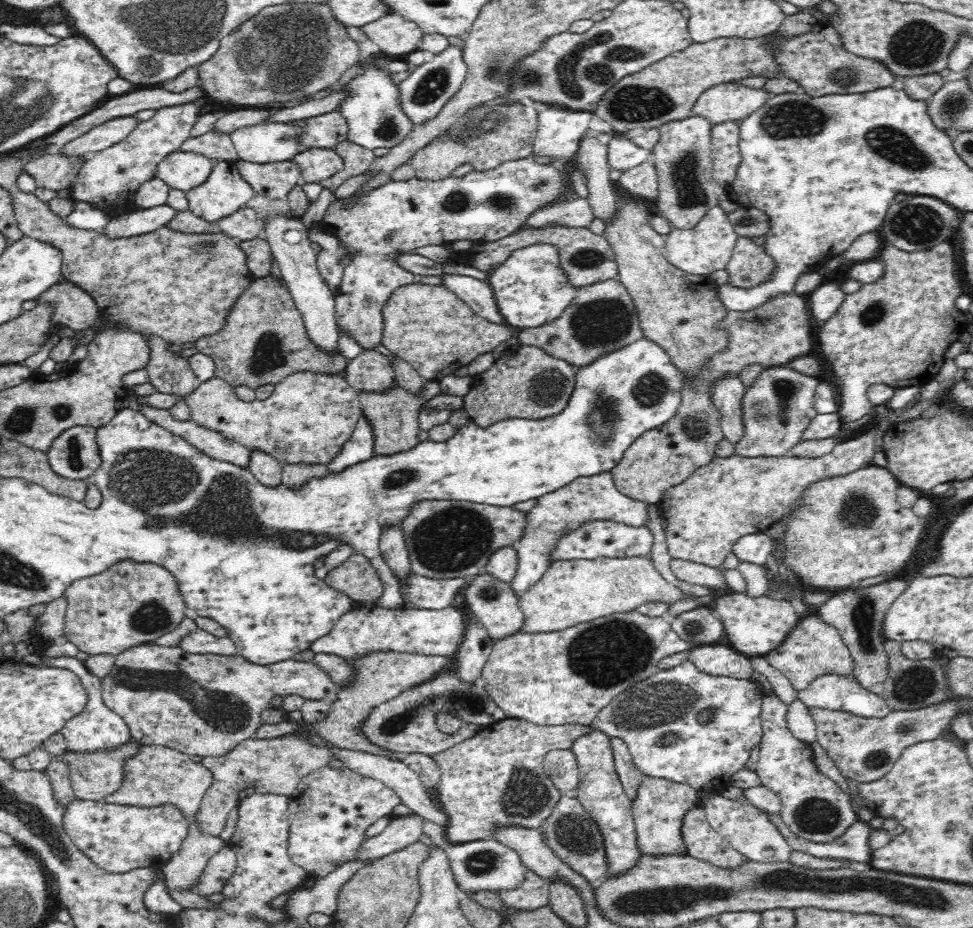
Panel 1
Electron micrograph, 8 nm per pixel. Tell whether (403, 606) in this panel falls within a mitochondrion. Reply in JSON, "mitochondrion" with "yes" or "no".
{"mitochondrion":"no"}

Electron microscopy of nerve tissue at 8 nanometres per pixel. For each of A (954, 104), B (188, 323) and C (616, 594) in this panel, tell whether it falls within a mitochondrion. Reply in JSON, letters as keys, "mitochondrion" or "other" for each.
{"A":"mitochondrion","B":"other","C":"mitochondrion"}

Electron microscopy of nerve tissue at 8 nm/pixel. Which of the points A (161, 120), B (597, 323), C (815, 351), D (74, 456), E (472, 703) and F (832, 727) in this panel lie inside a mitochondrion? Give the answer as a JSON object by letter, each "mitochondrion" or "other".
{"A":"other","B":"mitochondrion","C":"other","D":"mitochondrion","E":"mitochondrion","F":"other"}

